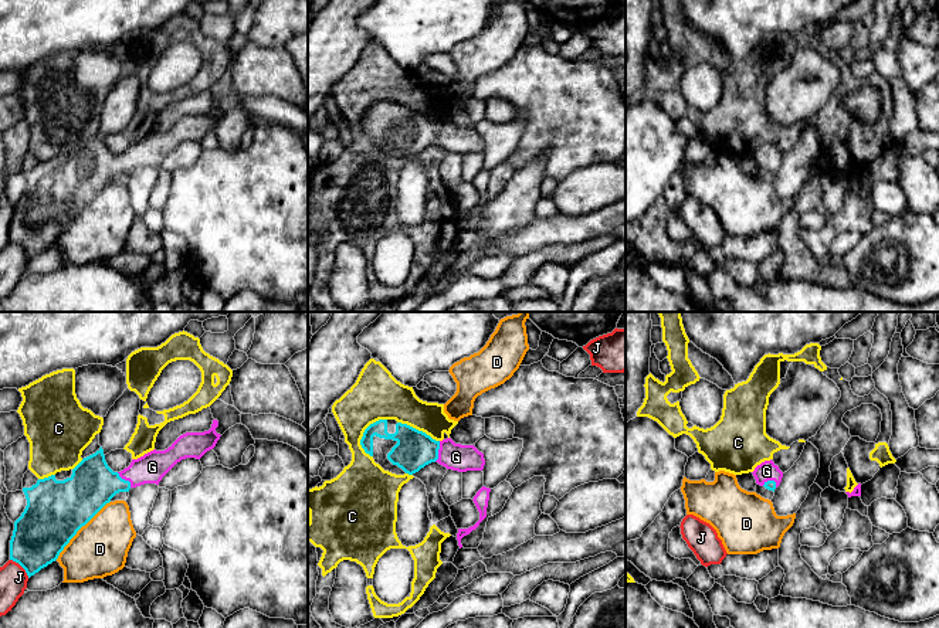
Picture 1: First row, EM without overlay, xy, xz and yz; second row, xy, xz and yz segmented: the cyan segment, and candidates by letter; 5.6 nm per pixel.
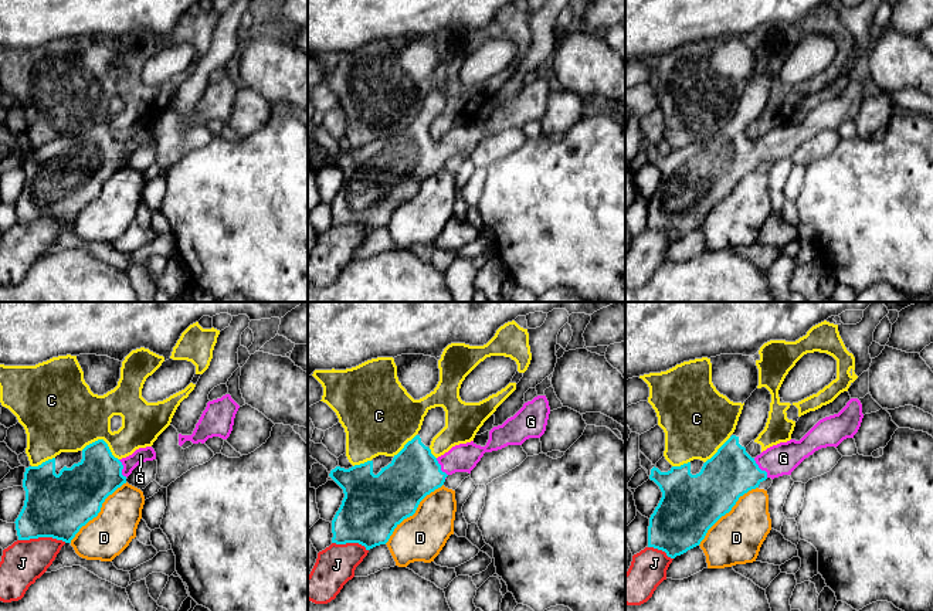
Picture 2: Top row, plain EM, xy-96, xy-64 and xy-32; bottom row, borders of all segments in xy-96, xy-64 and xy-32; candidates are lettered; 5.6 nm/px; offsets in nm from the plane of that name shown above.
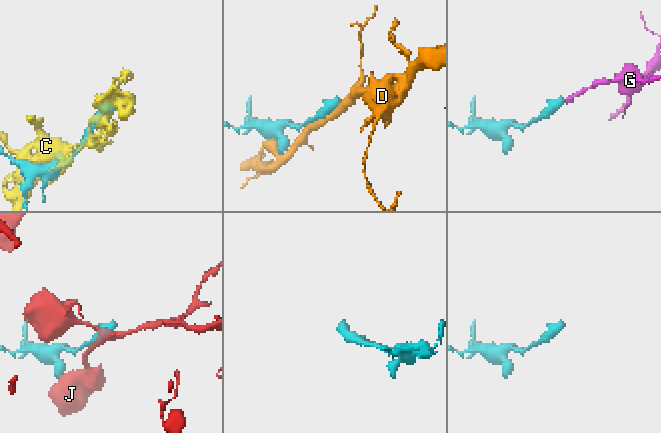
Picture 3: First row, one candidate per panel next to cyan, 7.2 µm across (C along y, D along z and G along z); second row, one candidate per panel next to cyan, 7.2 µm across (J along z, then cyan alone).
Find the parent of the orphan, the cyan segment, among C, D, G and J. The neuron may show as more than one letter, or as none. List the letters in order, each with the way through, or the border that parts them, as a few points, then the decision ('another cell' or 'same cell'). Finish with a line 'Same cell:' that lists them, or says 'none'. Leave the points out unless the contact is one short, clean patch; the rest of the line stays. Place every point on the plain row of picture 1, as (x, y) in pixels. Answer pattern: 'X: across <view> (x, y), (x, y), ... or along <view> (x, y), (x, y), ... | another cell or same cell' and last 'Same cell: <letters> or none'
C: another cell
D: another cell
G: across xz (414, 132), (437, 133), (456, 139) | same cell
J: another cell
Same cell: G

